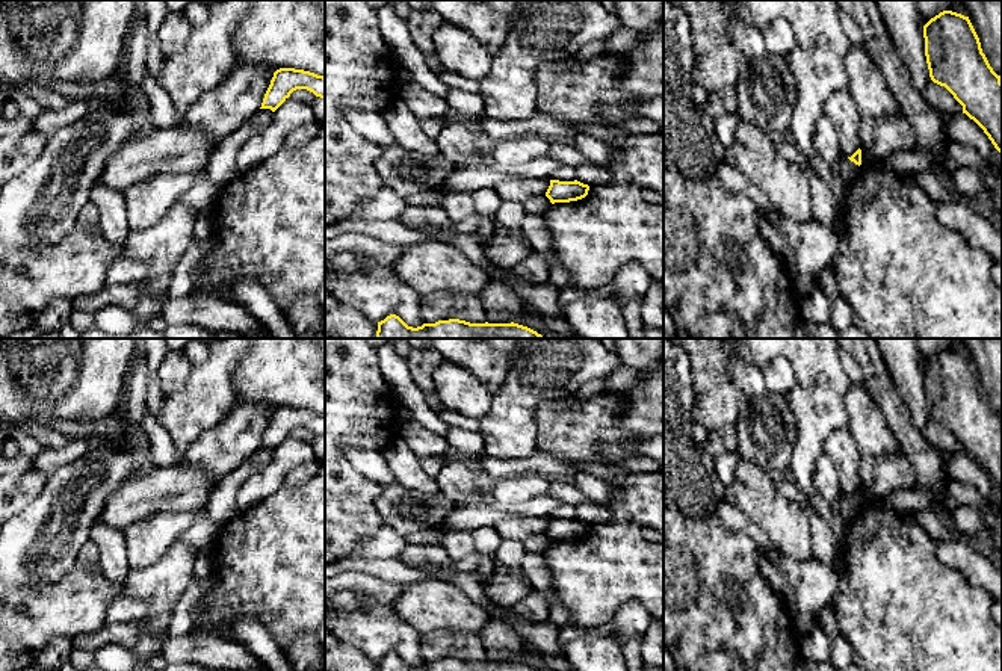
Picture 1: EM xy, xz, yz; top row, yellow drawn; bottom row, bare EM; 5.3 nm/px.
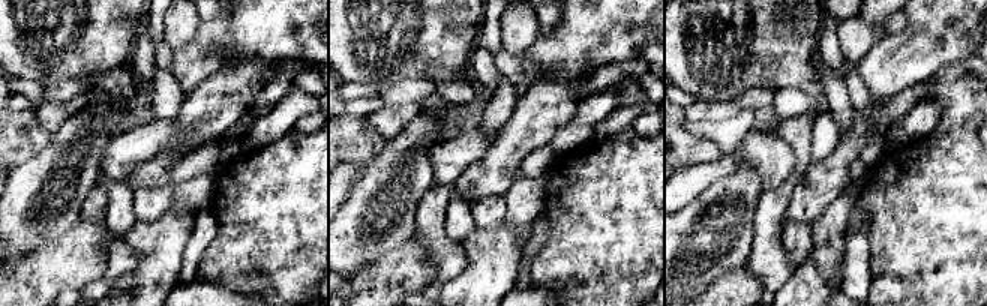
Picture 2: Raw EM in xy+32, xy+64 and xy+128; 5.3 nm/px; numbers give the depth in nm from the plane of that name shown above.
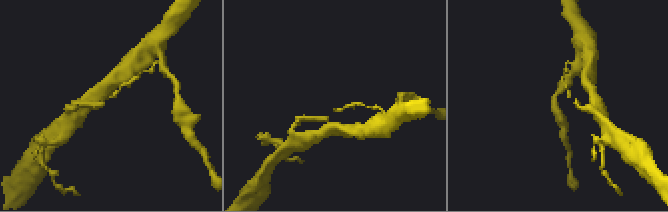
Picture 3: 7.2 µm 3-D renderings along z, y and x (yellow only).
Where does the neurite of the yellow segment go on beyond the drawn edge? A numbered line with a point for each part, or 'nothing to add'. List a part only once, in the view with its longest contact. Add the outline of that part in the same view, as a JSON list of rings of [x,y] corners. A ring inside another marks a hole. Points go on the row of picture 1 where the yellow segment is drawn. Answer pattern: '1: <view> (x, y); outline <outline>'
nothing to add

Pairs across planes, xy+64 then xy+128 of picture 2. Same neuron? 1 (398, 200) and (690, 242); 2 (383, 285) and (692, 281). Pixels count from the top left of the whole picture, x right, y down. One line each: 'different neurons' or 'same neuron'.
1: same neuron
2: different neurons

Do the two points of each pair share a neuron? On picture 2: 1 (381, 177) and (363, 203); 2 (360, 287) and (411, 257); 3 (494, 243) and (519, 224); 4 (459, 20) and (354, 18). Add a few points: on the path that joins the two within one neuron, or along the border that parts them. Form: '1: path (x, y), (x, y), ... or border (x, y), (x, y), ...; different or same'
1: path (381, 183), (369, 197); same
2: path (372, 287), (386, 282), (399, 269); same
3: border (506, 216), (522, 249); different
4: path (434, 20), (380, 18); same

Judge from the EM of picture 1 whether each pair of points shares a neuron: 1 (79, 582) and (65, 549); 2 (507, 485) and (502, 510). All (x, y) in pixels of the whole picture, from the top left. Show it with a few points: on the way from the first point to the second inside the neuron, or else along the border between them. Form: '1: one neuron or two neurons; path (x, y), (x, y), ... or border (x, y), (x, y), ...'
1: two neurons; border (76, 561), (59, 579), (41, 584)
2: two neurons; border (487, 494), (497, 502), (526, 502), (538, 496)

